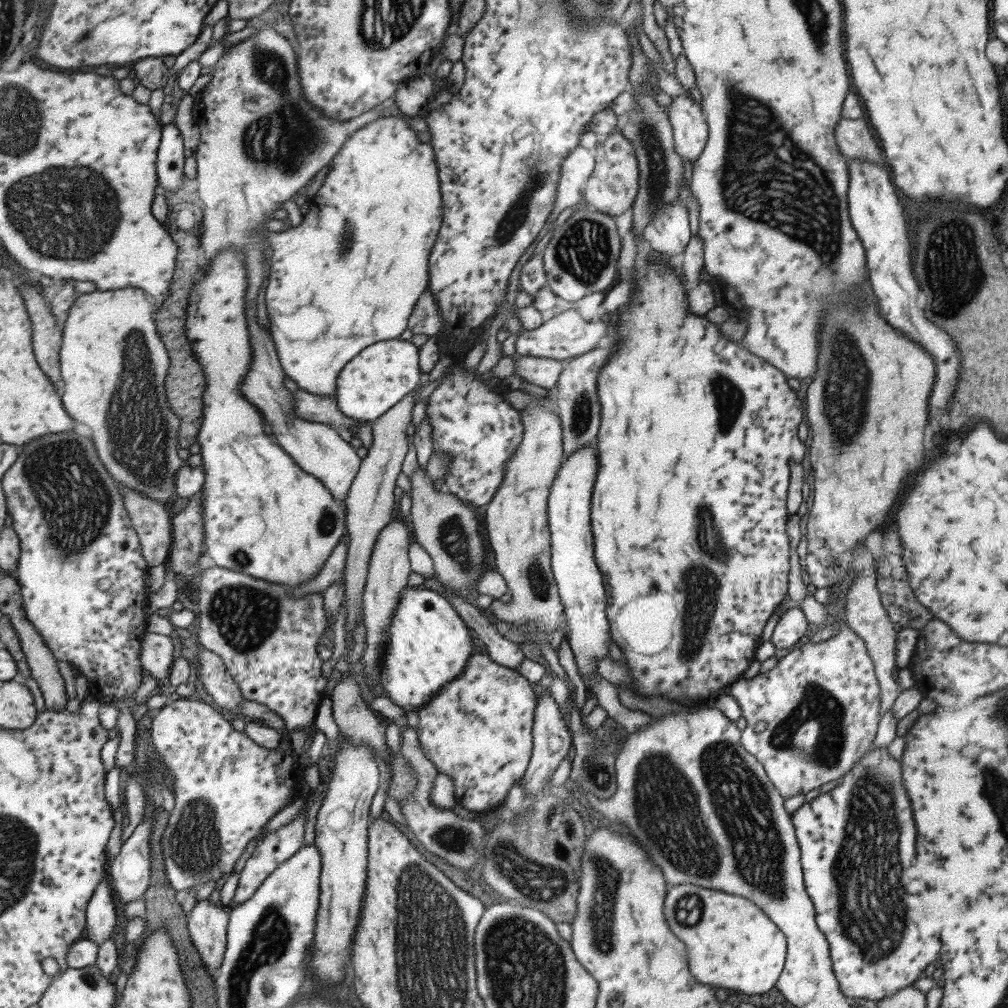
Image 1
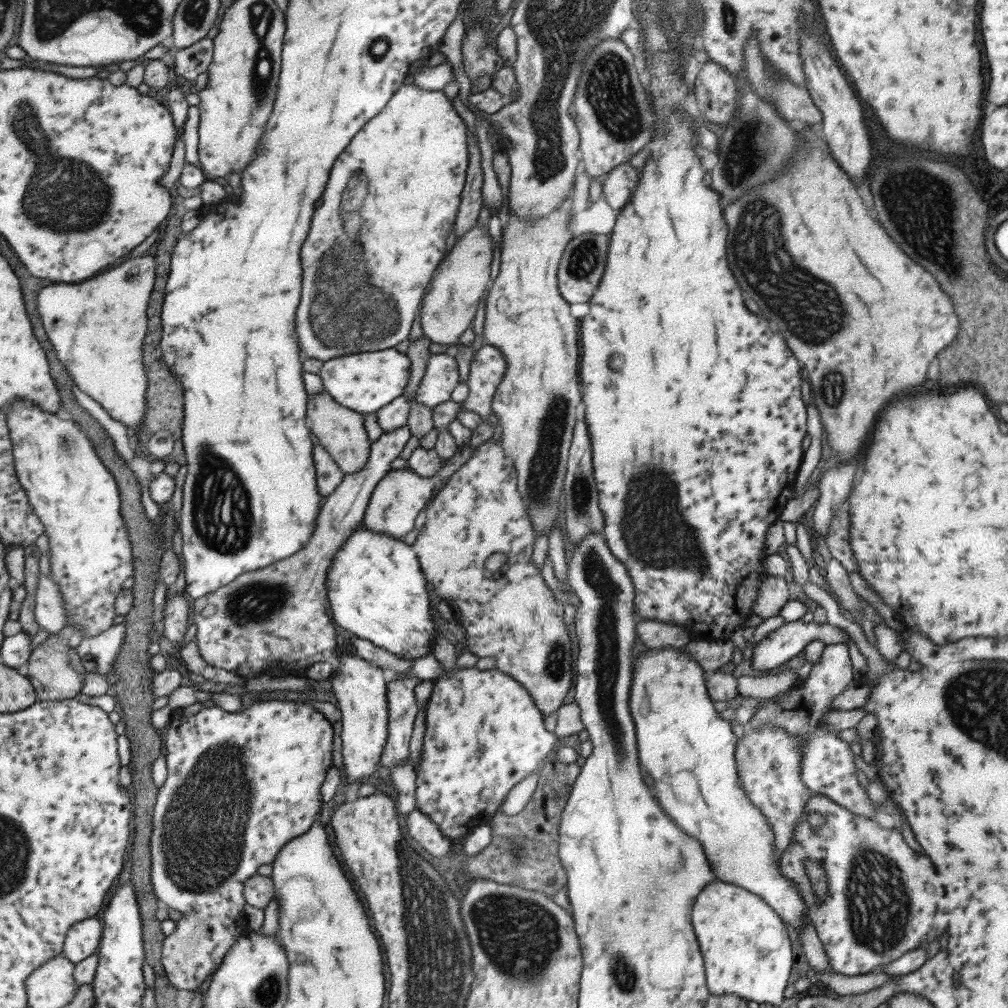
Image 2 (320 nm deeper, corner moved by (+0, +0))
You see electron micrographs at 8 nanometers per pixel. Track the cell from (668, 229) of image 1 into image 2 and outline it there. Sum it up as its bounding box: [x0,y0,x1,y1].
[602,162,639,212]

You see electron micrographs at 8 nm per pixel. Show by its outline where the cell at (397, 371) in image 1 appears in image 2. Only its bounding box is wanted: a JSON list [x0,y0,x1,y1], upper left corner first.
[318,347,410,414]

